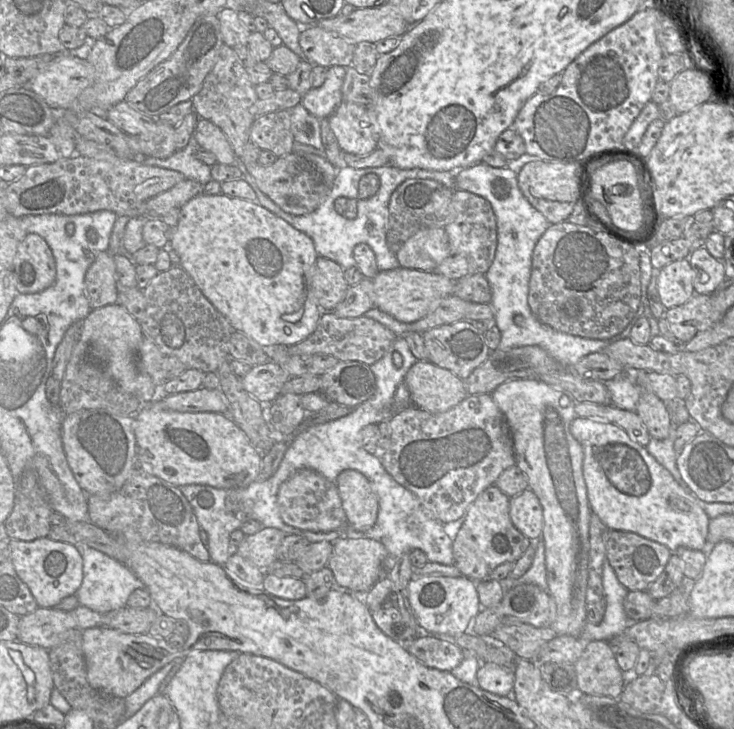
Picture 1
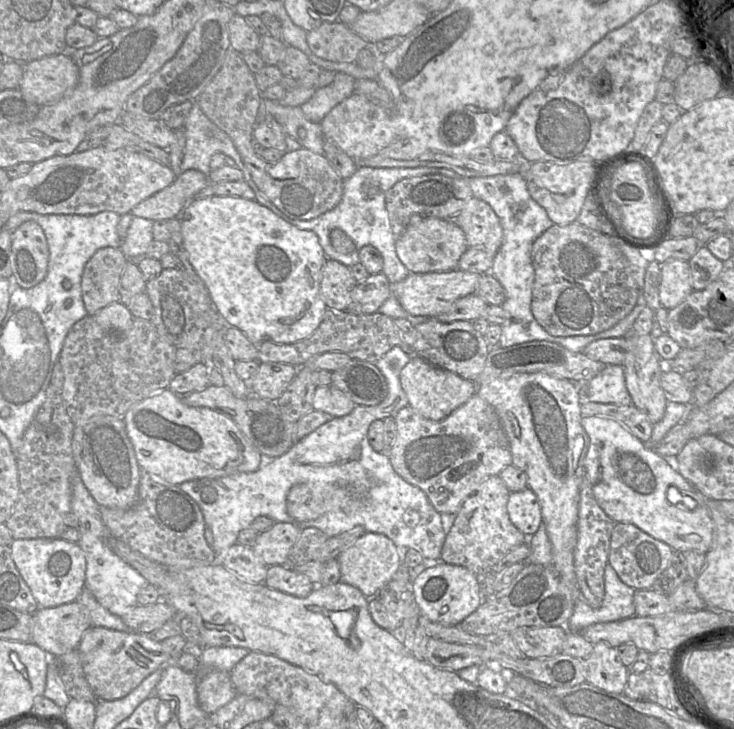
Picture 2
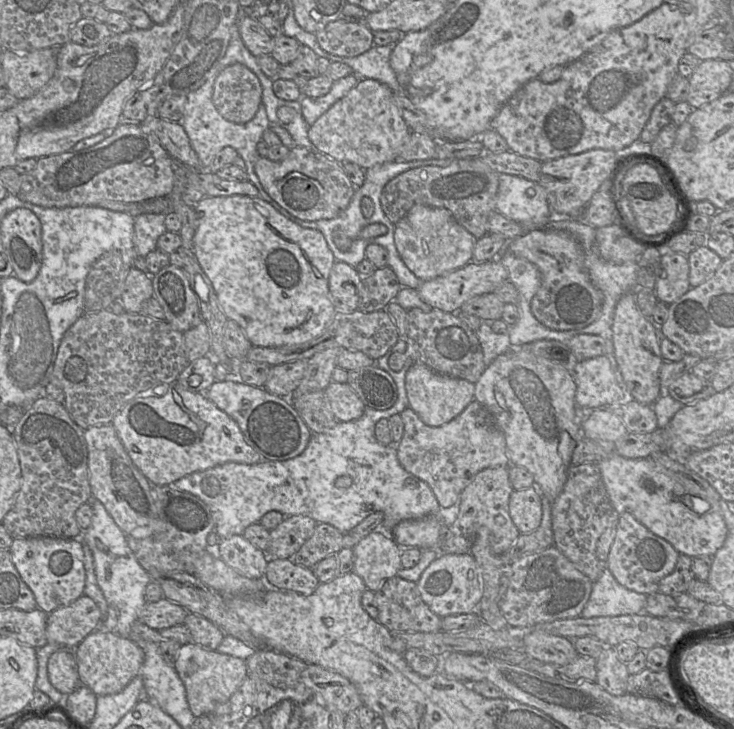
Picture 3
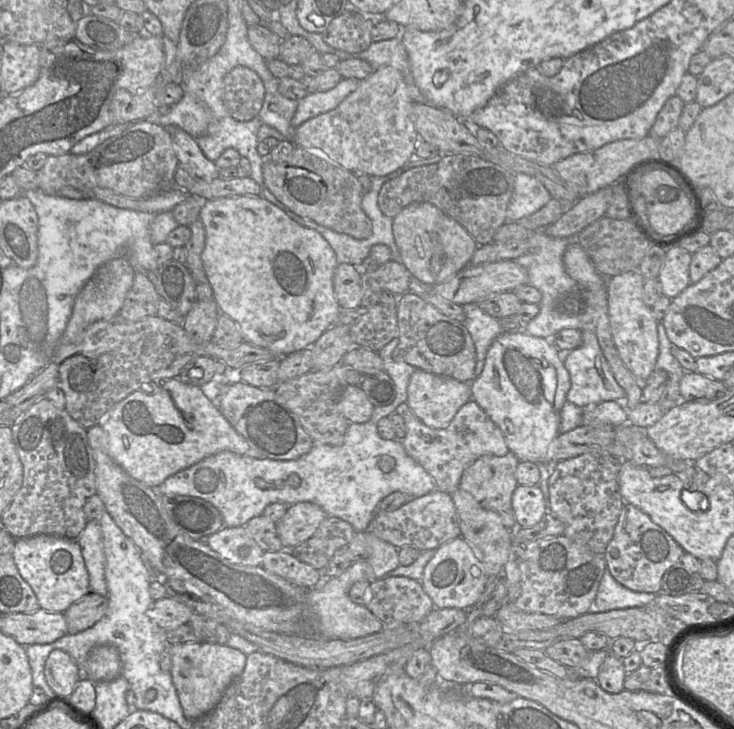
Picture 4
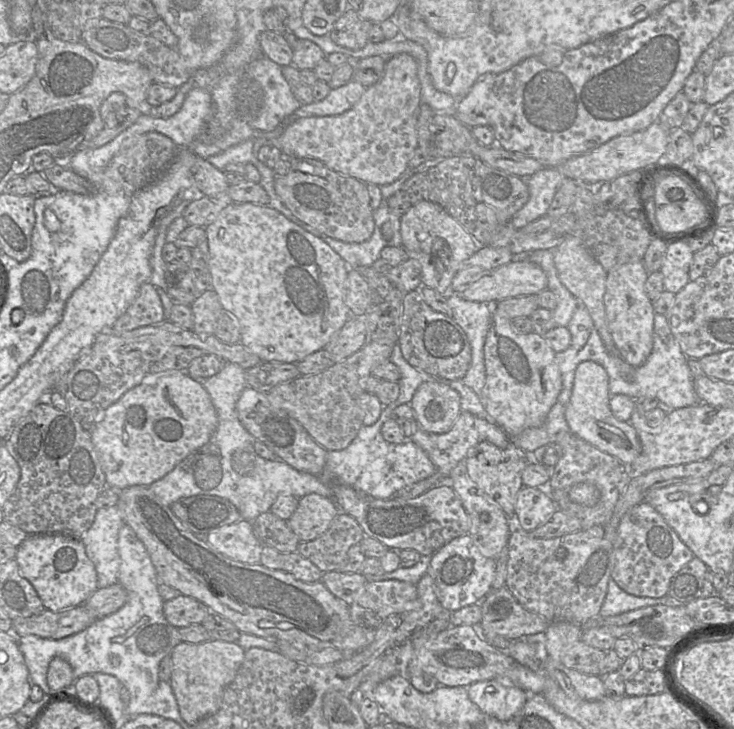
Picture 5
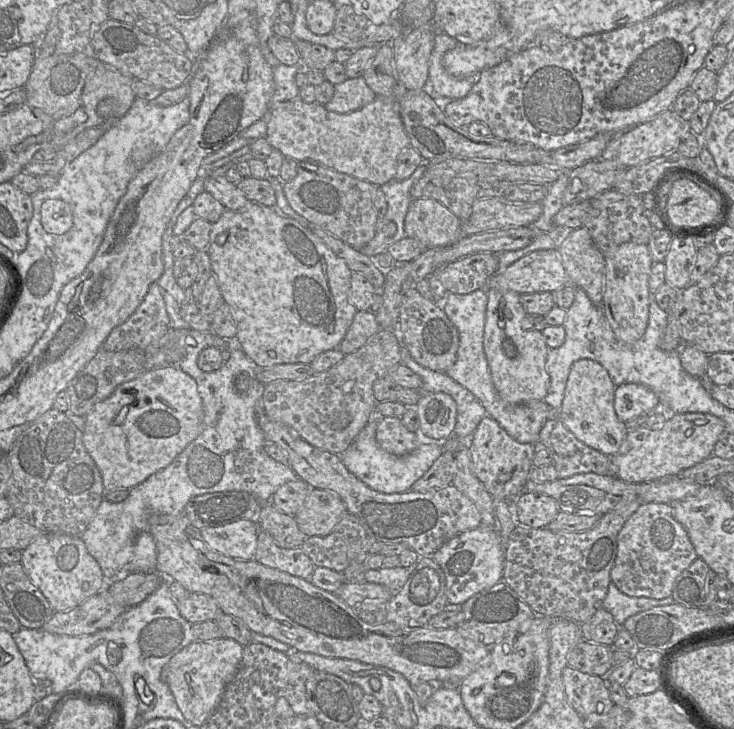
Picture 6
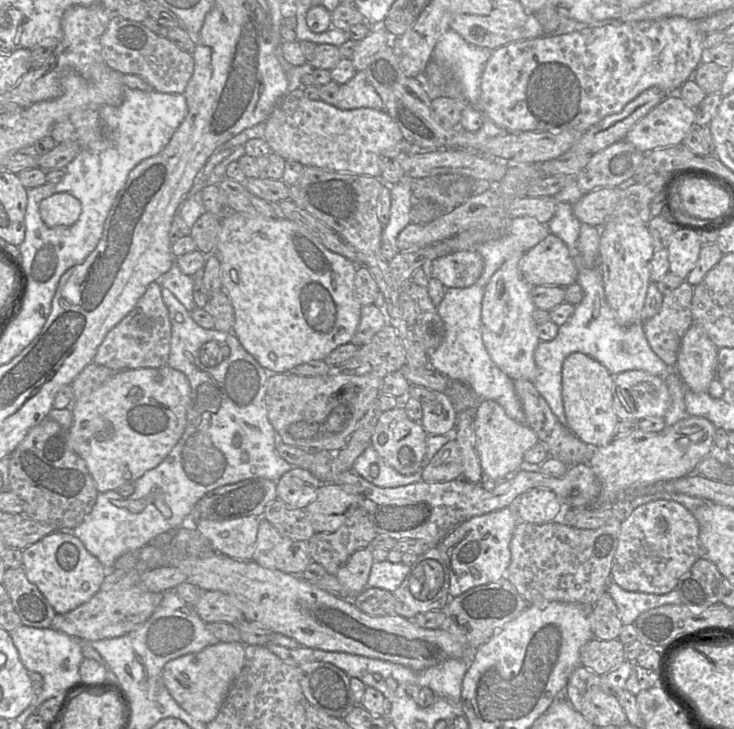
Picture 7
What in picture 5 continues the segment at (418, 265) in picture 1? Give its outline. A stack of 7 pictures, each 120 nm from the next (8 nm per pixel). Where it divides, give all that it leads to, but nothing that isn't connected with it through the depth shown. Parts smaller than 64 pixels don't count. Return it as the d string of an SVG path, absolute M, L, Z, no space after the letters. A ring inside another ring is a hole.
M422 200L411 206L400 218L402 247L408 258L417 260L421 266L421 282L440 294L450 292L452 279L460 265L472 256L480 246L465 228L437 203Z

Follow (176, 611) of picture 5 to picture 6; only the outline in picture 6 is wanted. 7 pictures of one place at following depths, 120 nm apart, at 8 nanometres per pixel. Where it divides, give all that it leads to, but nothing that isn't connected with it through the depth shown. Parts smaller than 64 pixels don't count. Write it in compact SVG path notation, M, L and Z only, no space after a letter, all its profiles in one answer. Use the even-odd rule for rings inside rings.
M191 593L176 602L181 616L191 624L214 621L220 614L224 614L217 601L203 593Z

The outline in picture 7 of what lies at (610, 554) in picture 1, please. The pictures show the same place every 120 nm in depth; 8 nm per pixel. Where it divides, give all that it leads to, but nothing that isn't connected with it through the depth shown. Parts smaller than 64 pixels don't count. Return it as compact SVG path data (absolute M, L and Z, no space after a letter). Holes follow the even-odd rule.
M657 499L636 507L622 522L611 580L630 592L667 594L701 556L699 525L693 513L676 501Z

